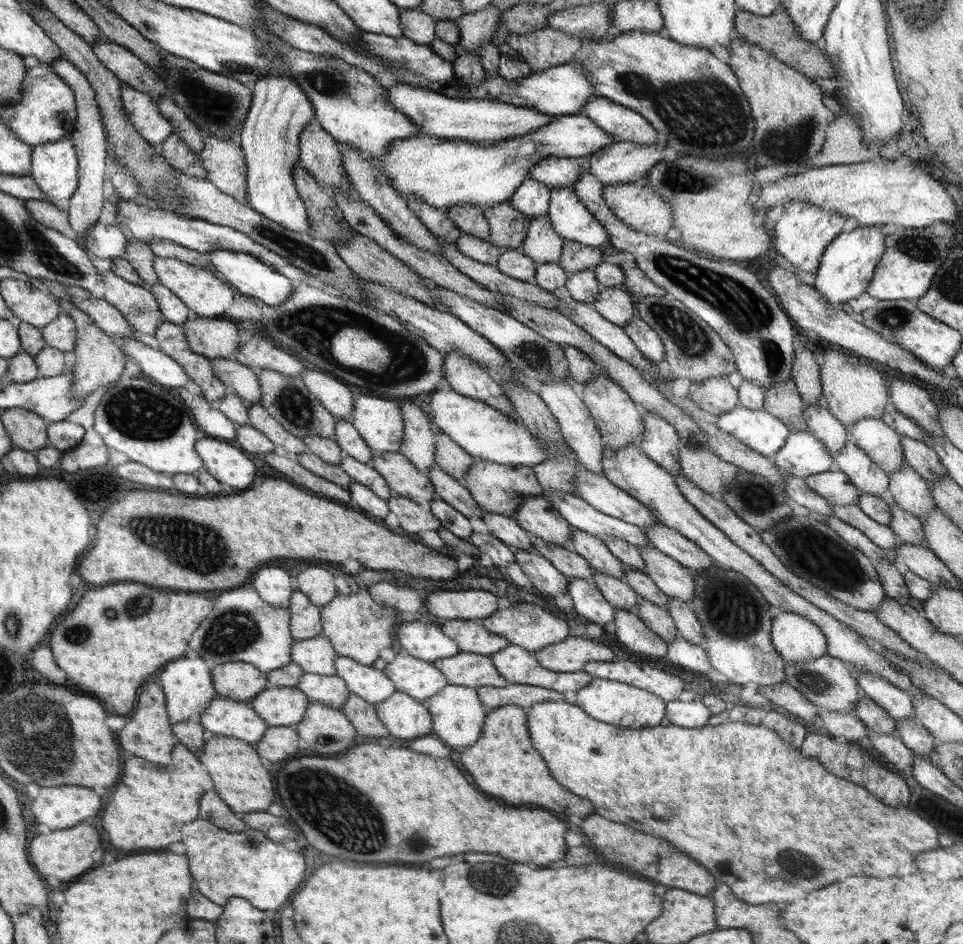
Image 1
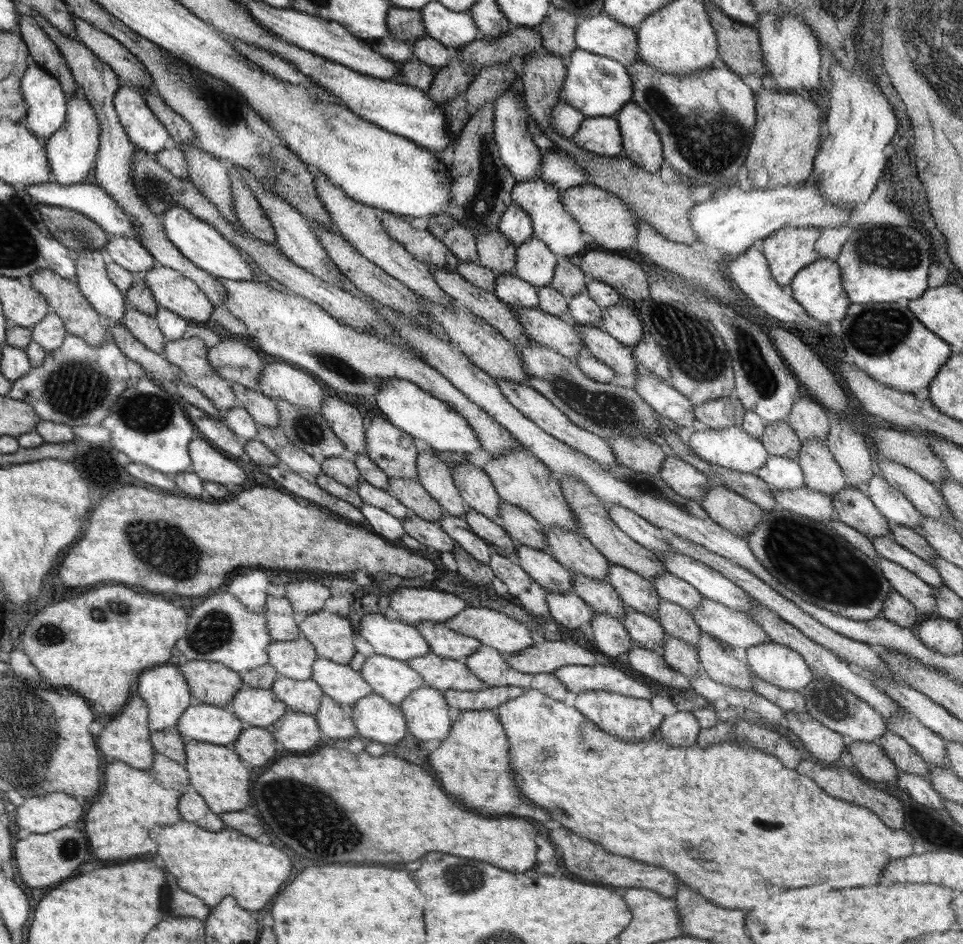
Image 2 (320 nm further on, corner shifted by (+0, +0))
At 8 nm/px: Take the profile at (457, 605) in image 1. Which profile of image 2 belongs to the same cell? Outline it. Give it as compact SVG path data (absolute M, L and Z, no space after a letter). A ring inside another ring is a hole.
M402 588L390 596L390 608L398 612L400 622L419 624L422 622L450 621L456 614L466 609L467 603L454 594L427 588Z

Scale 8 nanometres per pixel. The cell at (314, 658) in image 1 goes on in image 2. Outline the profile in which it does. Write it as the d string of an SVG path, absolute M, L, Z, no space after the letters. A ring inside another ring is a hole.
M303 636L288 642L273 640L268 655L270 664L281 676L298 681L312 678L313 666L319 658L314 643Z

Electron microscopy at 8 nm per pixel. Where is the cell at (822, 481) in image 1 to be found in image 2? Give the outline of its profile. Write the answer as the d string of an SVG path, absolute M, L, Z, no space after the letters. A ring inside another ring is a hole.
M860 488L842 489L830 498L838 521L854 528L868 539L890 537L887 518L876 509Z

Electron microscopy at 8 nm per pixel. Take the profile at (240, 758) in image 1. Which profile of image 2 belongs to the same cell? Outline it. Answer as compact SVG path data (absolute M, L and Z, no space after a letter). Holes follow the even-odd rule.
M190 741L185 744L186 764L191 785L206 799L216 814L242 811L250 802L250 770L231 746L218 746L210 742Z

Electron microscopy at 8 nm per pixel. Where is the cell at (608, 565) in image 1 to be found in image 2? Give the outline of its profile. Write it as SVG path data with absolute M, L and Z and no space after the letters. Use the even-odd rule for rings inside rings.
M609 563L607 575L602 580L615 588L615 592L627 607L656 618L660 598L652 582L633 570L614 563Z

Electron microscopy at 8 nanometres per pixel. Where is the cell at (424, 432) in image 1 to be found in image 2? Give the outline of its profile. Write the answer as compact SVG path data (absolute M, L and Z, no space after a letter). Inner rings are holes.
M433 450L420 452L418 455L420 485L434 498L444 510L444 514L451 514L464 519L468 510L468 504L459 494L452 479L451 468L446 466L446 462L440 459L439 454Z

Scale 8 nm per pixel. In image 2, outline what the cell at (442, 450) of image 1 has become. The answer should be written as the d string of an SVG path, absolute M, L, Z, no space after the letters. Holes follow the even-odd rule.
M462 461L460 465L454 465L451 472L454 485L466 504L472 510L496 522L499 519L502 500L495 490L491 476L469 461Z

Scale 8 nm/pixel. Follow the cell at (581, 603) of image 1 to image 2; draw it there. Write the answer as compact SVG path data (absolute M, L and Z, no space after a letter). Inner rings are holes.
M594 612L591 627L601 658L618 658L636 645L618 618Z

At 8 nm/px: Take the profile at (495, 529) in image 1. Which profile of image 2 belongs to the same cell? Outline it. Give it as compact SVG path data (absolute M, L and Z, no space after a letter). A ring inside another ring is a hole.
M515 542L518 564L535 580L544 591L564 595L573 588L571 572L554 556L544 550L536 550Z

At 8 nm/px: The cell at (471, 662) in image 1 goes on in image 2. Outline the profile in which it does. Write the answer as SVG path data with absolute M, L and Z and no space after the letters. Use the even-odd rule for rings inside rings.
M431 652L423 657L411 658L406 662L423 675L428 687L436 690L476 691L486 688L483 679L464 662L444 658Z

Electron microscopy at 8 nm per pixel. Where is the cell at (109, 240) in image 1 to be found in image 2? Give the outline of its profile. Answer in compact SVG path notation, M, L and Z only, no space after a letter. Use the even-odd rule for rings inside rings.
M109 235L109 241L104 249L109 252L115 264L133 273L152 270L158 266L150 251L138 238L128 240L128 238L114 238L114 235Z

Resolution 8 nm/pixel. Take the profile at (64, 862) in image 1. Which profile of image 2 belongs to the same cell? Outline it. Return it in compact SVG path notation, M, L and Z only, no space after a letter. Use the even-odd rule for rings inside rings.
M74 828L56 830L52 834L31 833L26 839L19 839L15 844L16 862L18 874L24 884L30 888L44 888L50 884L58 884L70 876L74 876L76 868L86 862L88 844L84 840L84 834Z

